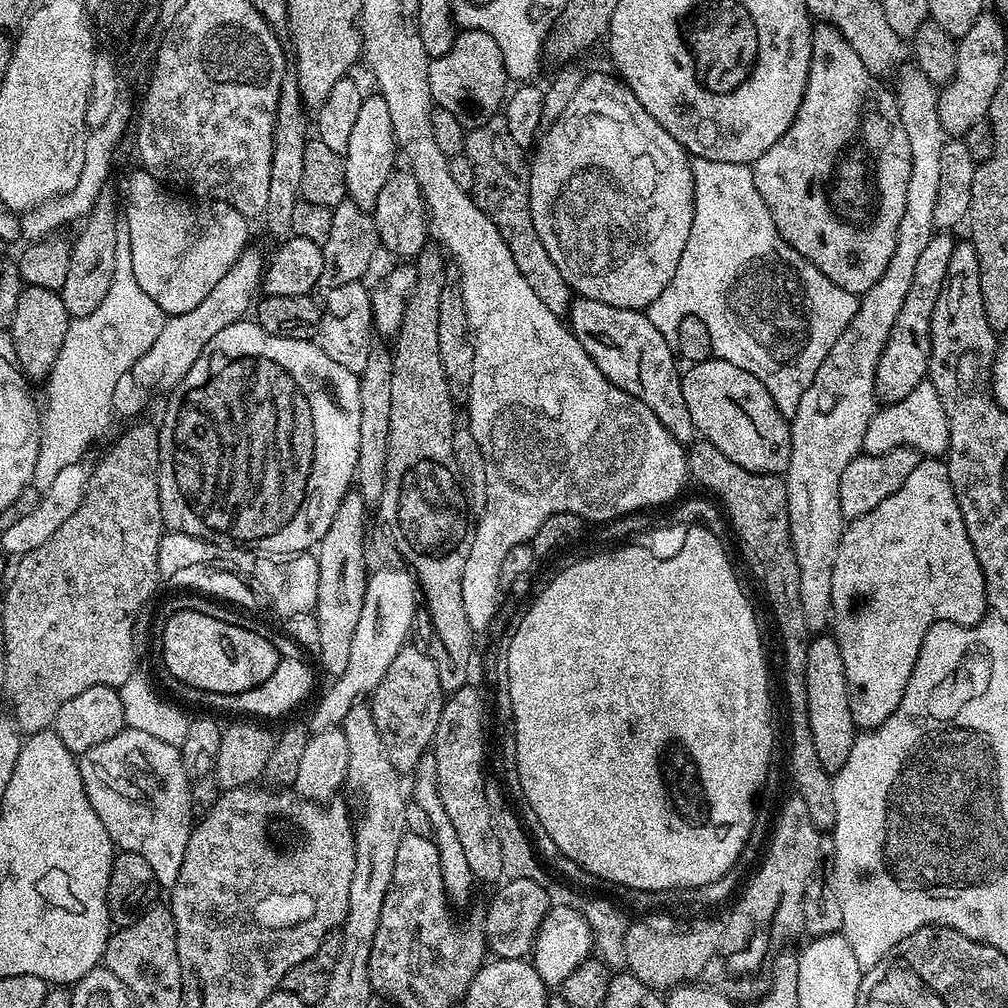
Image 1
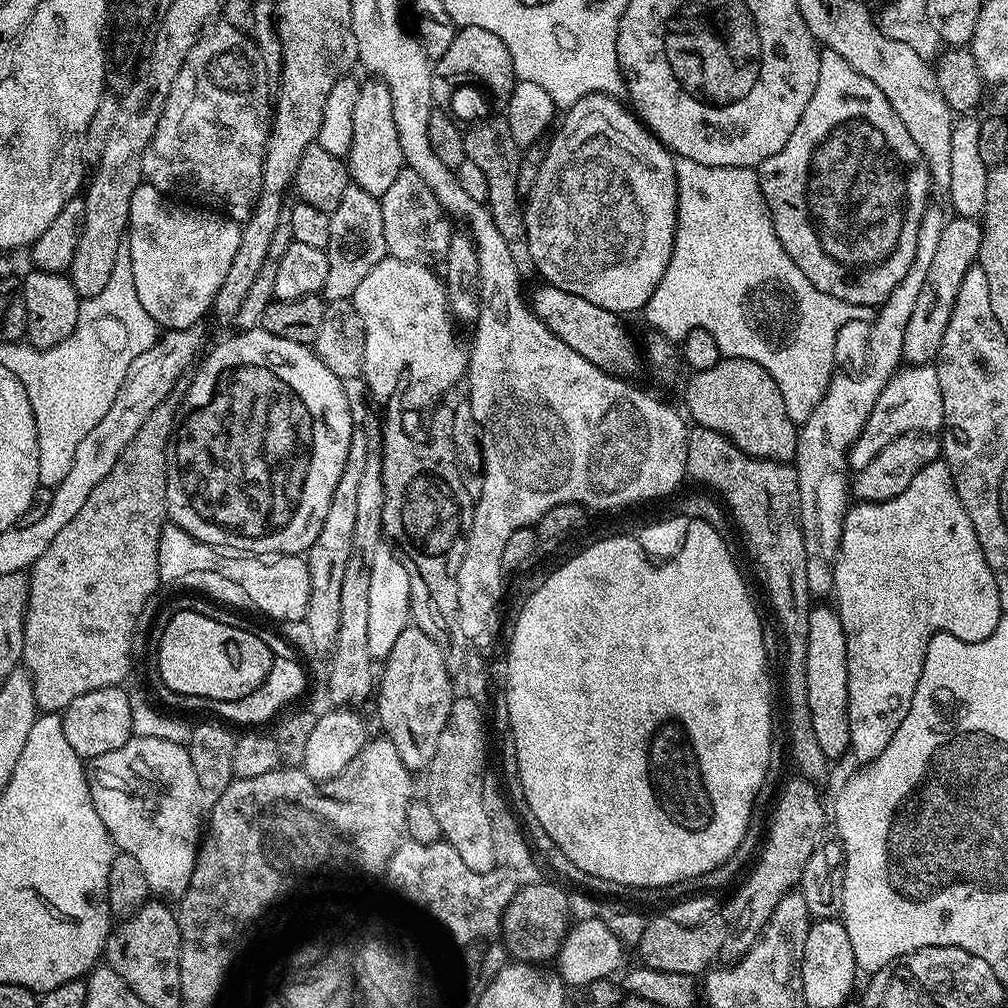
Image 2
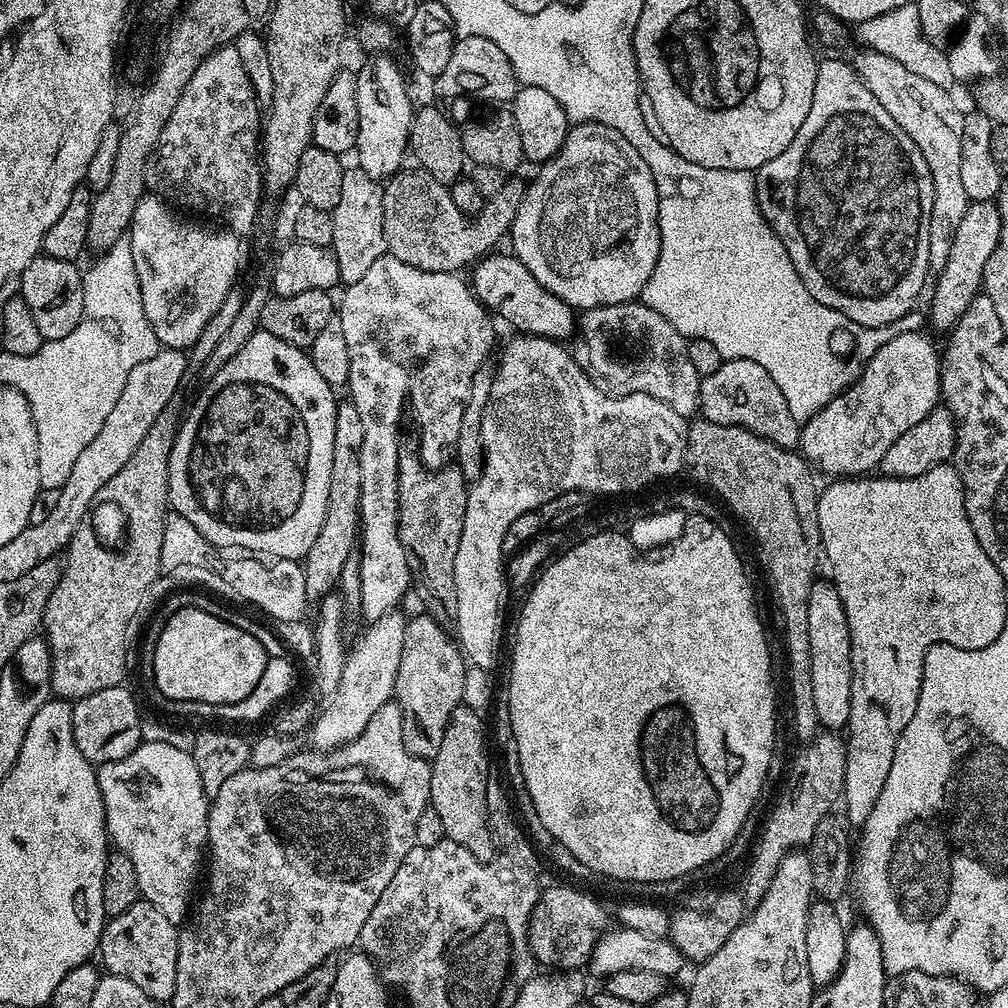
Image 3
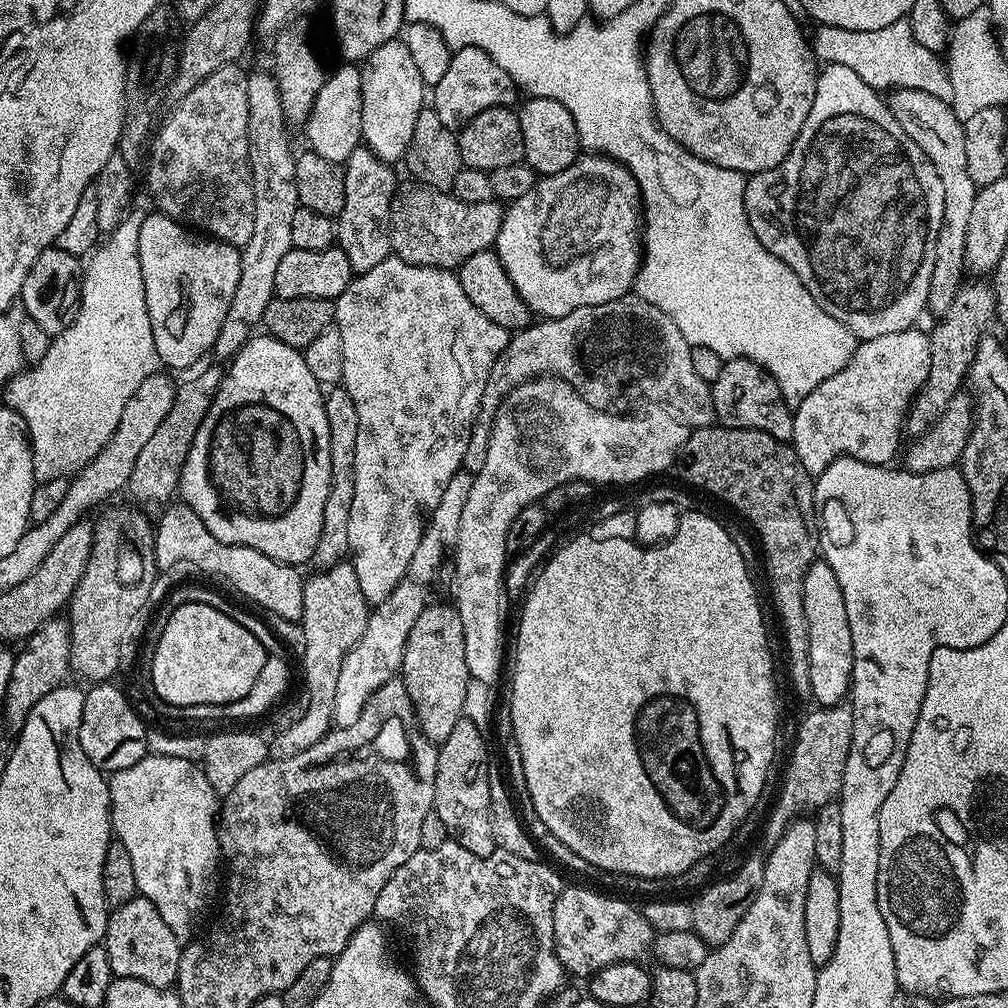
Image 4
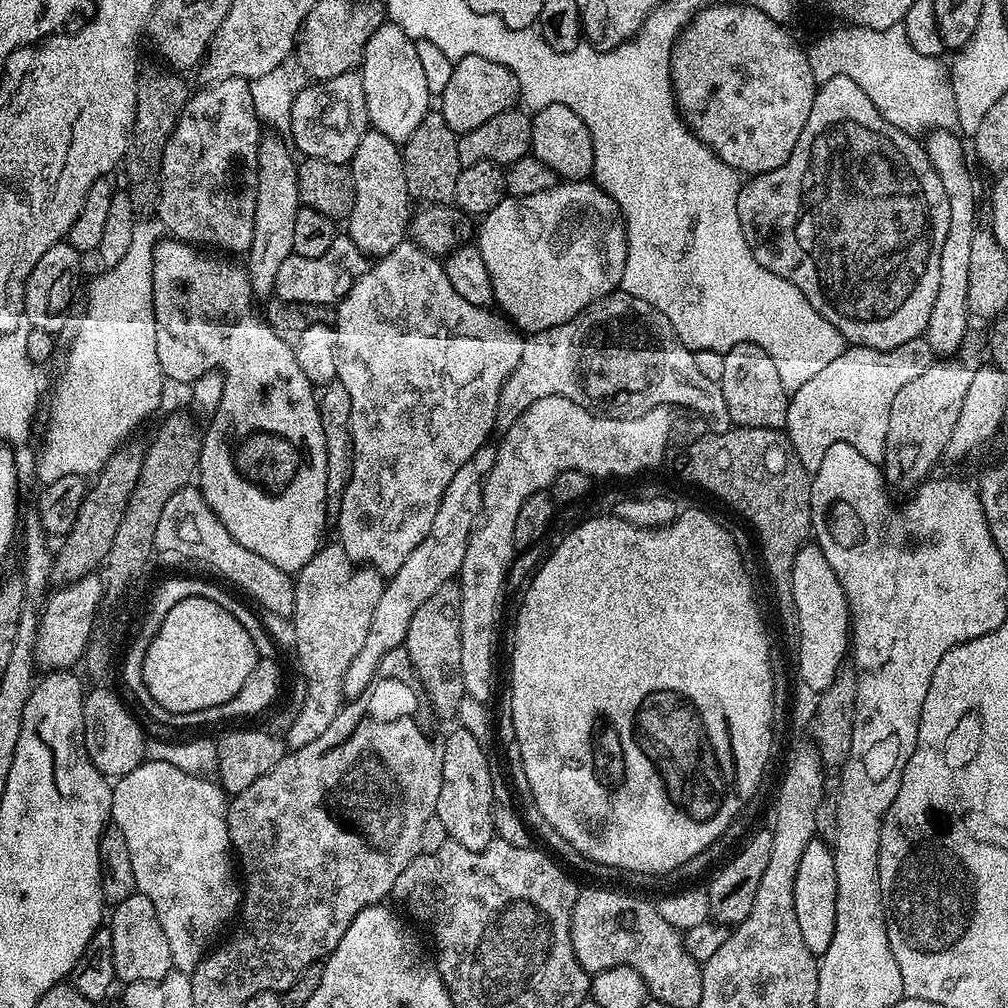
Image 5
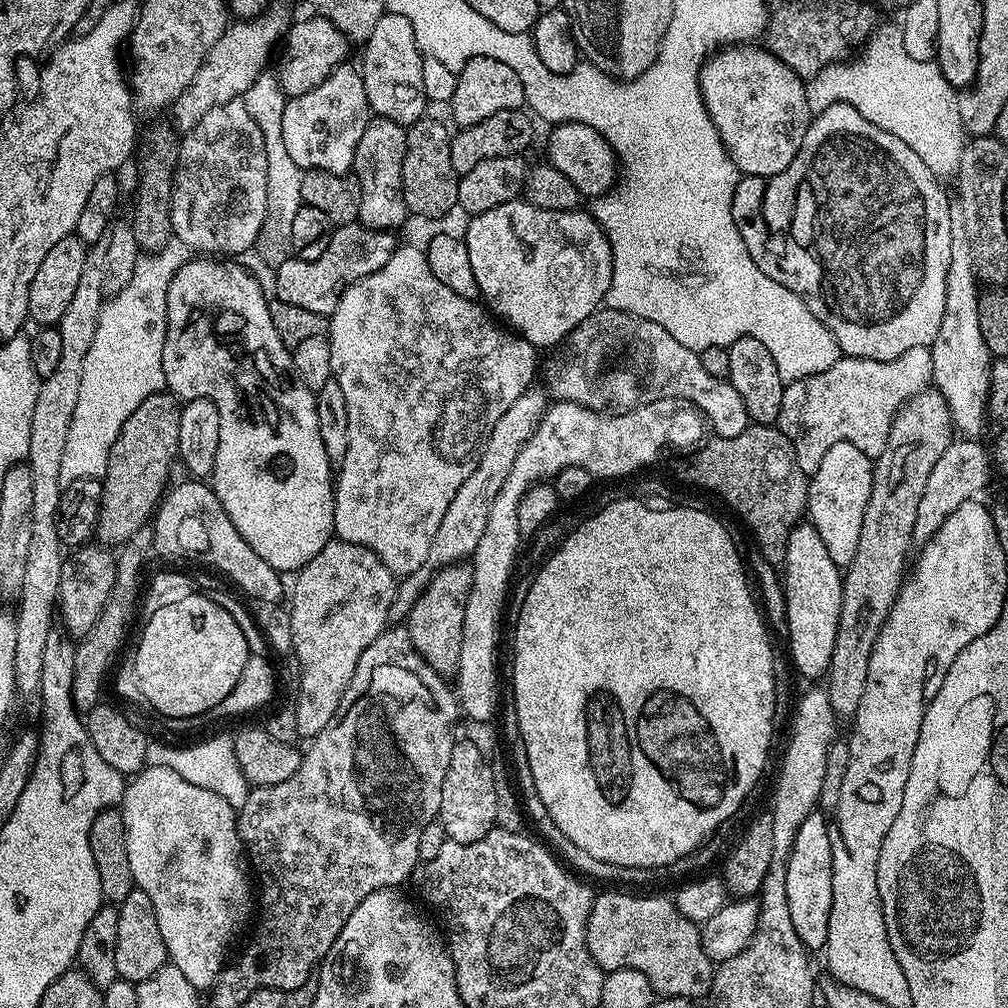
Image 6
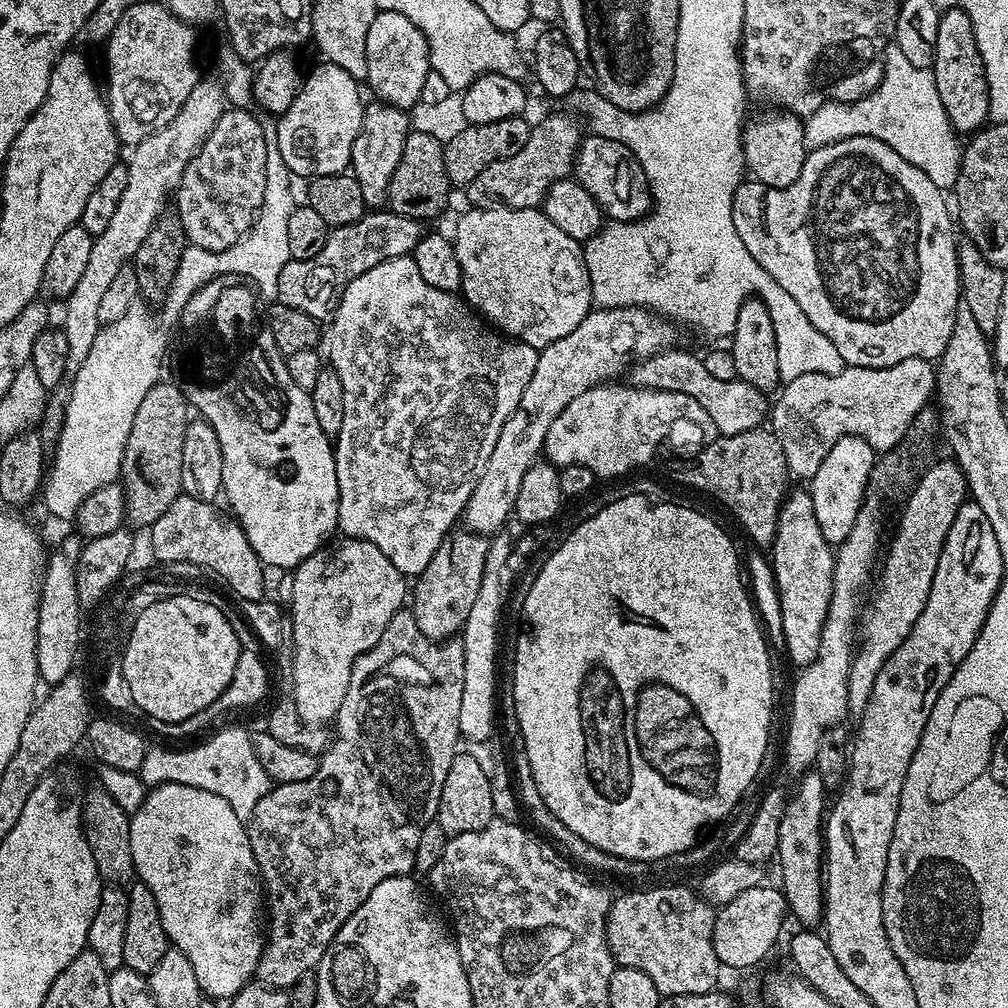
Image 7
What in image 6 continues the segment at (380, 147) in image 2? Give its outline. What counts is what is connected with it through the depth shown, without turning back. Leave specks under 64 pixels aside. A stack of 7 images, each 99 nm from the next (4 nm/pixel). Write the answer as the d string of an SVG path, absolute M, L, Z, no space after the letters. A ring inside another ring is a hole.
M385 11L382 18L378 18L378 26L363 41L364 85L368 107L376 116L390 118L390 122L398 122L411 126L425 115L426 101L422 90L422 62L424 56L416 44L414 26L402 18L402 14Z

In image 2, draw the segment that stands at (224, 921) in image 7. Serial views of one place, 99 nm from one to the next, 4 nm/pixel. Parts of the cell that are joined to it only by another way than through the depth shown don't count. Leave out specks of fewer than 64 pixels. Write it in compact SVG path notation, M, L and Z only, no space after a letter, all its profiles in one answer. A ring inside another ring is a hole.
M133 735L126 746L118 746L118 750L110 750L110 754L87 761L86 771L94 810L98 810L98 818L102 818L102 826L106 826L113 844L142 866L146 886L153 897L179 901L190 884L190 874L194 874L202 821L206 816L206 794L202 786L198 786L198 773L194 770L194 762L190 762L187 747L161 738Z

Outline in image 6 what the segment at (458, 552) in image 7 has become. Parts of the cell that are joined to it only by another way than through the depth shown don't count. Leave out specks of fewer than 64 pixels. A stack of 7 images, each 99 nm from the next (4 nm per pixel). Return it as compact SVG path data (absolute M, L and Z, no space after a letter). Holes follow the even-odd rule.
M461 562L459 564L447 564L445 568L437 568L432 573L432 580L422 590L418 602L410 610L406 627L410 634L410 642L418 654L439 676L445 678L455 677L460 659L462 658L462 626L466 622L466 602L470 602L470 590L472 589L472 566L471 563Z

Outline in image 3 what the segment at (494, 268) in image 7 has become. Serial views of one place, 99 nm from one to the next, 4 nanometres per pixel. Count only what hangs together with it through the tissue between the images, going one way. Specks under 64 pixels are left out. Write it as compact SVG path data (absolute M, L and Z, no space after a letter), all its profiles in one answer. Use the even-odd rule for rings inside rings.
M572 124L566 134L566 142L562 142L562 150L554 158L547 160L545 164L539 165L536 177L531 178L530 183L525 190L525 197L522 198L522 204L518 207L518 212L514 217L514 222L510 231L510 240L512 238L511 251L534 274L534 278L550 294L562 298L573 310L587 310L606 306L607 304L631 304L640 295L640 291L650 282L650 274L654 274L654 266L658 262L660 253L660 215L658 214L658 190L656 189L656 179L654 174L642 162L638 150L622 138L612 128L607 128L604 124Z

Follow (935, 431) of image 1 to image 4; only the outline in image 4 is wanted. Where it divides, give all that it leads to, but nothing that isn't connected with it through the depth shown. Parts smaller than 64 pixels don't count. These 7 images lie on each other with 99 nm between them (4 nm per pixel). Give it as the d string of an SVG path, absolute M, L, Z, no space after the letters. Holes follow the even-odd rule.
M913 326L898 334L882 334L882 338L865 340L857 343L856 353L850 362L838 370L826 382L814 386L810 394L801 404L795 405L792 413L794 430L791 446L798 454L798 462L806 466L811 476L818 477L830 462L839 456L849 456L858 462L867 464L891 465L892 460L901 451L900 432L905 431L906 417L912 406L912 399L920 393L920 388L926 382L926 374L930 374L930 342L927 331L919 332L919 327Z

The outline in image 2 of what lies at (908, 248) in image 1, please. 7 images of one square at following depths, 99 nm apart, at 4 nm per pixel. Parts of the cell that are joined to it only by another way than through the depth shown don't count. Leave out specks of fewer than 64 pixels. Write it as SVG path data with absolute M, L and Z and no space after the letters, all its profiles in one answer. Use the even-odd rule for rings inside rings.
M933 206L925 208L918 226L914 262L910 262L906 278L894 286L883 304L875 309L871 319L851 320L842 326L842 330L838 330L834 346L838 367L833 371L826 394L818 406L814 406L810 418L799 425L794 467L798 474L802 538L806 542L806 586L813 598L833 595L836 555L840 549L844 516L850 507L848 452L866 426L874 410L874 402L878 402L882 390L904 360L902 338L906 322L910 322L914 302L918 302L918 294L922 294L922 282L926 282L926 274L934 253L938 251L938 238L942 238L945 223L946 216L940 209Z

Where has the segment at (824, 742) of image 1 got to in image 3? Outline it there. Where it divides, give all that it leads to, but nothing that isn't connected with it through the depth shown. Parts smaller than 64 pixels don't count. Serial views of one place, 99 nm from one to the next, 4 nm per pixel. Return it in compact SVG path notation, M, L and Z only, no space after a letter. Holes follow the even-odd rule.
M820 578L813 584L806 618L810 621L810 683L814 689L814 710L818 714L818 722L824 730L847 729L850 718L850 694L852 693L850 626L846 622L846 610L842 606L842 598L838 598L838 590L831 579Z

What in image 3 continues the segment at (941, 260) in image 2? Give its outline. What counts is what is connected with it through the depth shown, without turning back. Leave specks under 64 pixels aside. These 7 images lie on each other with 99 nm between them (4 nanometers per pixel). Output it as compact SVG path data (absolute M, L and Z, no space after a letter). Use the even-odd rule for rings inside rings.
M971 201L962 222L958 222L958 230L954 230L950 258L935 277L936 289L932 292L932 324L938 331L947 333L955 328L966 306L970 306L970 302L974 302L974 298L981 295L986 262L990 262L990 254L994 254L994 246L998 246L998 234L1002 234L1002 222L995 202Z

